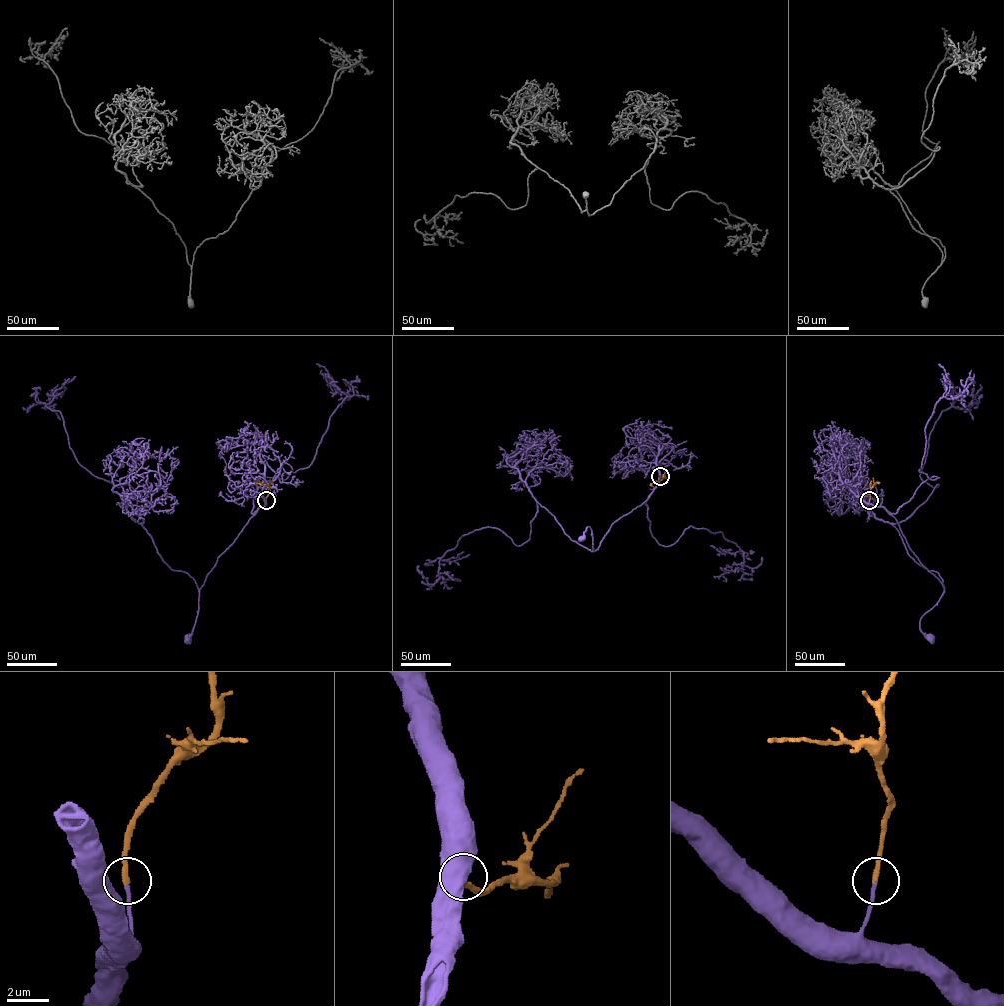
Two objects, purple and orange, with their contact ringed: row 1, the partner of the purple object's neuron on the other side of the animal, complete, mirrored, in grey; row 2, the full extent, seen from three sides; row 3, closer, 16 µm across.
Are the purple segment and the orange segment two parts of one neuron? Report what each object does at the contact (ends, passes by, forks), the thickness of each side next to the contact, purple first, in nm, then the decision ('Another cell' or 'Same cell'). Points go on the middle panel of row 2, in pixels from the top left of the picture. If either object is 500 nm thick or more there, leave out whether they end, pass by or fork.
At the ring purple ends. At the ring orange ends. Thickness 180 nm (purple) against 260 nm. Same cell

